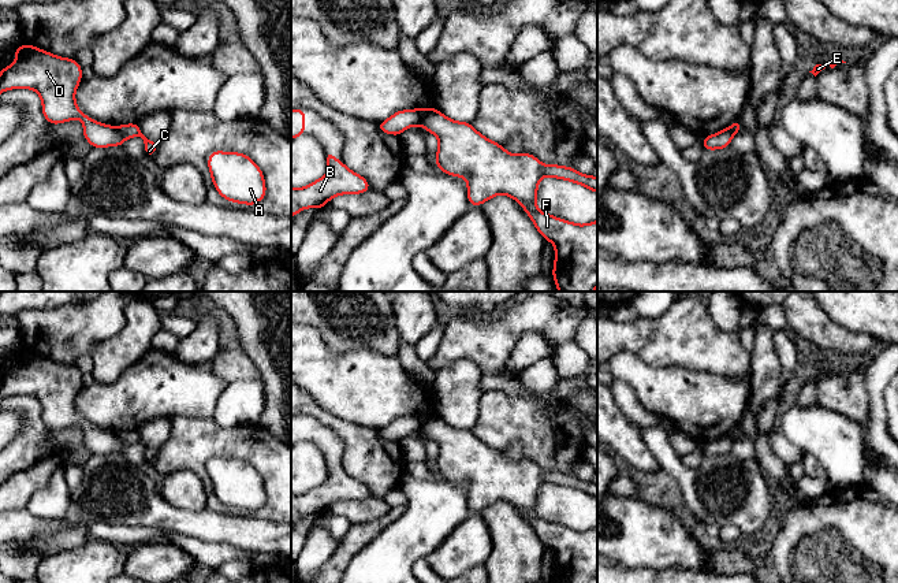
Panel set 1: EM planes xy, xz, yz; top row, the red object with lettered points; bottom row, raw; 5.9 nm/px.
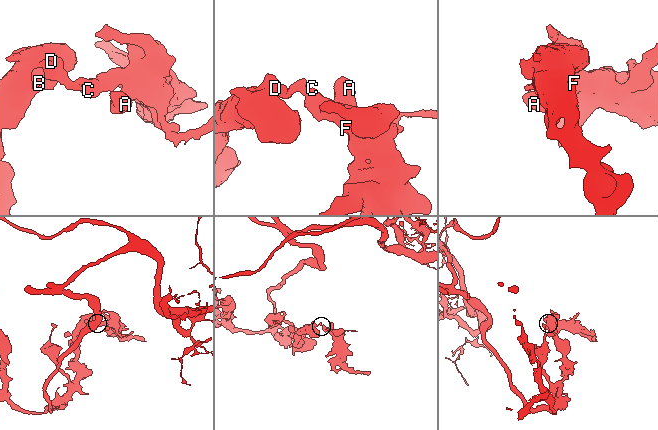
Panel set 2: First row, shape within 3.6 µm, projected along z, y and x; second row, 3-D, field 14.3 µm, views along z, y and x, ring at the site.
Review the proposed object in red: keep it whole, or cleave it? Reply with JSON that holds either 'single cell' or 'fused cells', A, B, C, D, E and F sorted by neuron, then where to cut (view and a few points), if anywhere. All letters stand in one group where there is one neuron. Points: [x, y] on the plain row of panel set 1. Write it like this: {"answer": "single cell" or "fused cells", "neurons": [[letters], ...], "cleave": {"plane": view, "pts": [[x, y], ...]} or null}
{"answer": "fused cells", "neurons": [["A", "C", "F"], ["B", "D", "E"]], "cleave": {"plane": "xz", "pts": [[436, 416], [431, 418], [418, 430]]}}

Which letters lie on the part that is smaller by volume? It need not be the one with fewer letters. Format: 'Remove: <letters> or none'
Remove: A, C, F

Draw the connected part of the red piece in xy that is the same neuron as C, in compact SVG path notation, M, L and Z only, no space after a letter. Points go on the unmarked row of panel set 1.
M138 430L120 431L116 434L123 442L127 443L141 443L144 446L146 464L152 464L159 453L159 448L148 446L139 435Z

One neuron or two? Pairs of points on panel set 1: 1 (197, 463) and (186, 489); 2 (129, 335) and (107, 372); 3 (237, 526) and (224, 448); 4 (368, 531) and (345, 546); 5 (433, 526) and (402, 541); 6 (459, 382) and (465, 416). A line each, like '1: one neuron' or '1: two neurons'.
1: two neurons
2: one neuron
3: two neurons
4: one neuron
5: one neuron
6: one neuron

